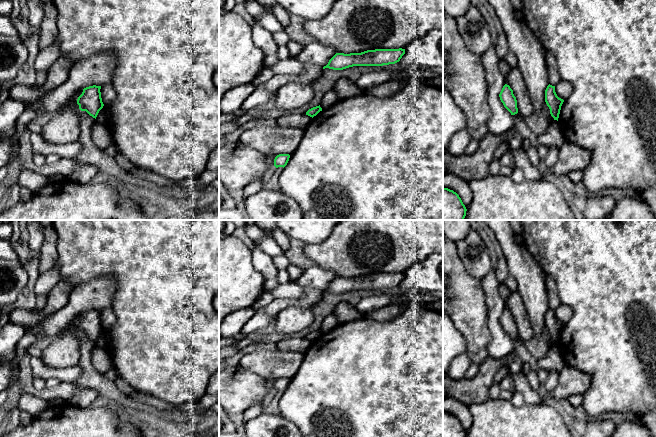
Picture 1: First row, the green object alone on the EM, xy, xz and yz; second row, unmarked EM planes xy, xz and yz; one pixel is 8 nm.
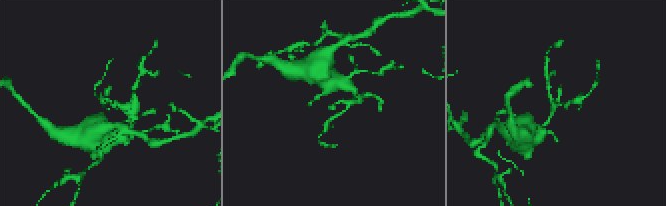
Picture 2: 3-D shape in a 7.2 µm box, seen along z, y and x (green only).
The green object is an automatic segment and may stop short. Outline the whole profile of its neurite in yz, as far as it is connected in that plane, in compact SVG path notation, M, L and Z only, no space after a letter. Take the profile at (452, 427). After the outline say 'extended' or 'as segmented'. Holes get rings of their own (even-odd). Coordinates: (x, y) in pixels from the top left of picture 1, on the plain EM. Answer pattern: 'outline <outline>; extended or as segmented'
outline M443 412L443 437L466 437L467 433L459 419L448 412Z; as segmented

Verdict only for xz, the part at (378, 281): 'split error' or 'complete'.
complete

